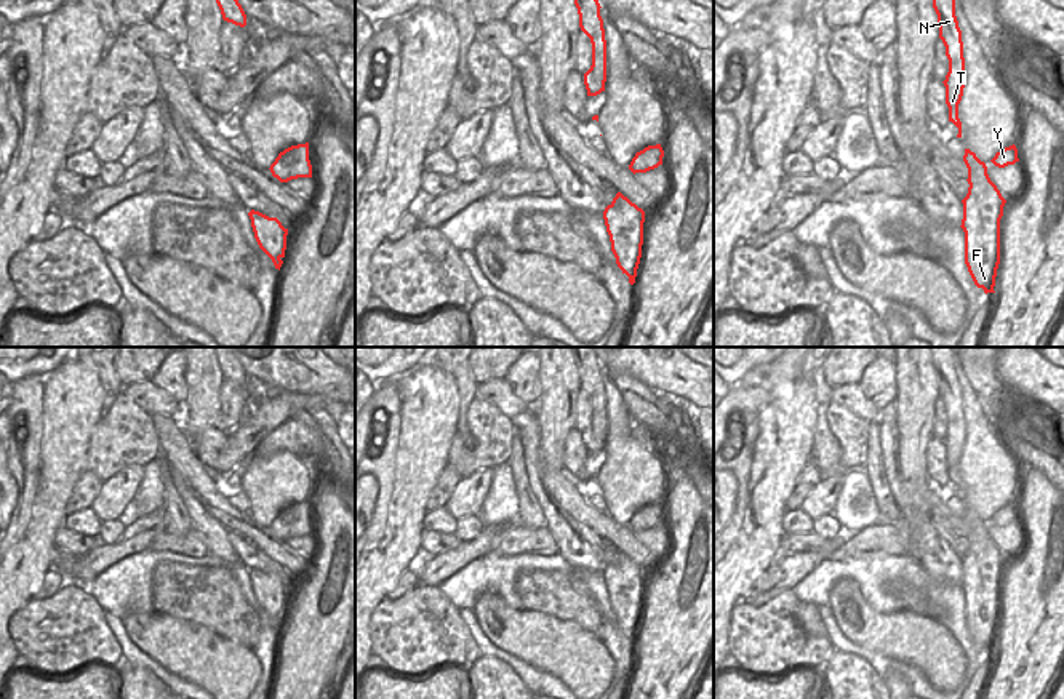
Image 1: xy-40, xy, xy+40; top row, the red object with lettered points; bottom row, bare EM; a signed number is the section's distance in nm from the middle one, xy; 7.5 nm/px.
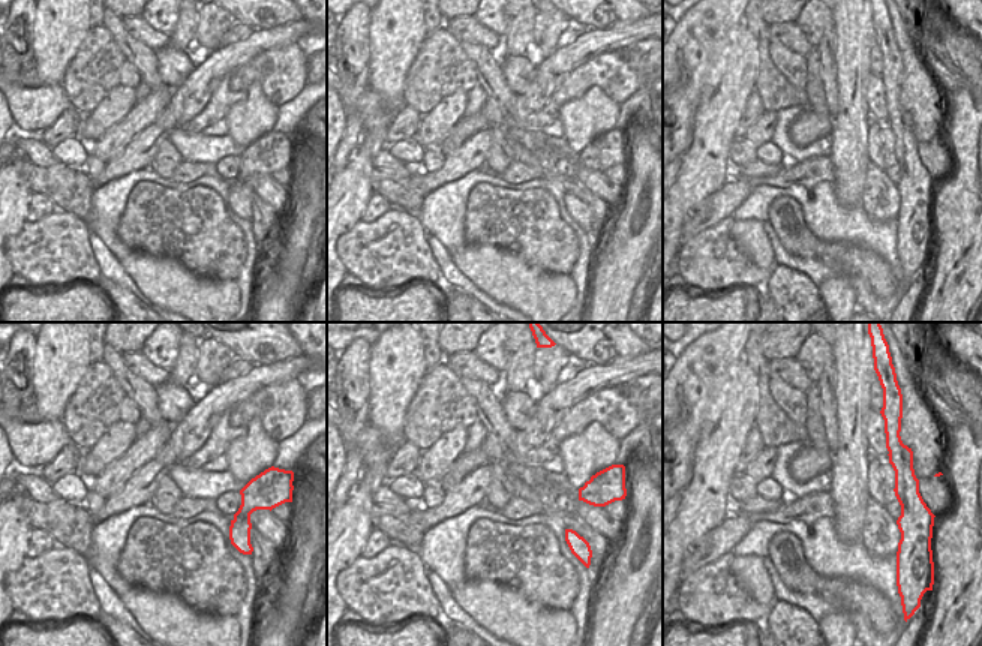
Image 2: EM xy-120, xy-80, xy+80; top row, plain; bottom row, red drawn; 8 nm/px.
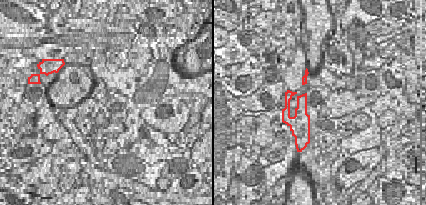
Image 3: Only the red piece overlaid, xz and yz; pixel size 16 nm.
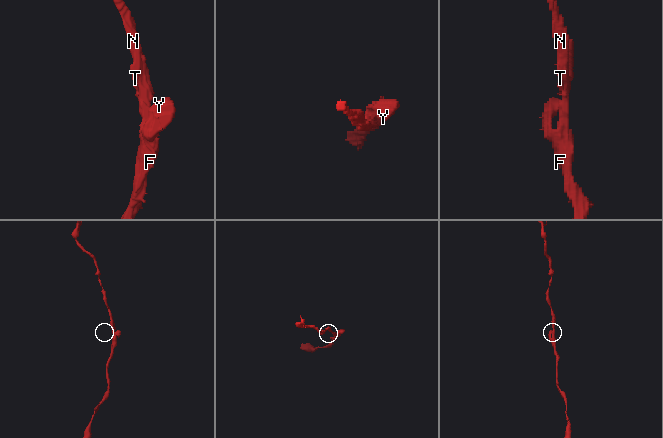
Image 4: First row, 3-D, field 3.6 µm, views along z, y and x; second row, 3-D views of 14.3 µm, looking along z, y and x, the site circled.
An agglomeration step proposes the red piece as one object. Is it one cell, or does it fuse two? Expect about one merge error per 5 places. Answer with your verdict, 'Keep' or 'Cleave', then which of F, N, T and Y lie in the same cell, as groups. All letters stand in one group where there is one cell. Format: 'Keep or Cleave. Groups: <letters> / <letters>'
Keep. Groups: F N T Y

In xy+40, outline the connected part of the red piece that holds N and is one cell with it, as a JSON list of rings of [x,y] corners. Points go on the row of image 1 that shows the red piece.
[[[933,0],[938,14],[939,38],[946,46],[949,72],[942,82],[946,86],[946,104],[949,107],[949,122],[958,128],[957,138],[962,138],[962,122],[958,118],[958,104],[965,88],[965,58],[962,30],[955,16],[955,0]]]

